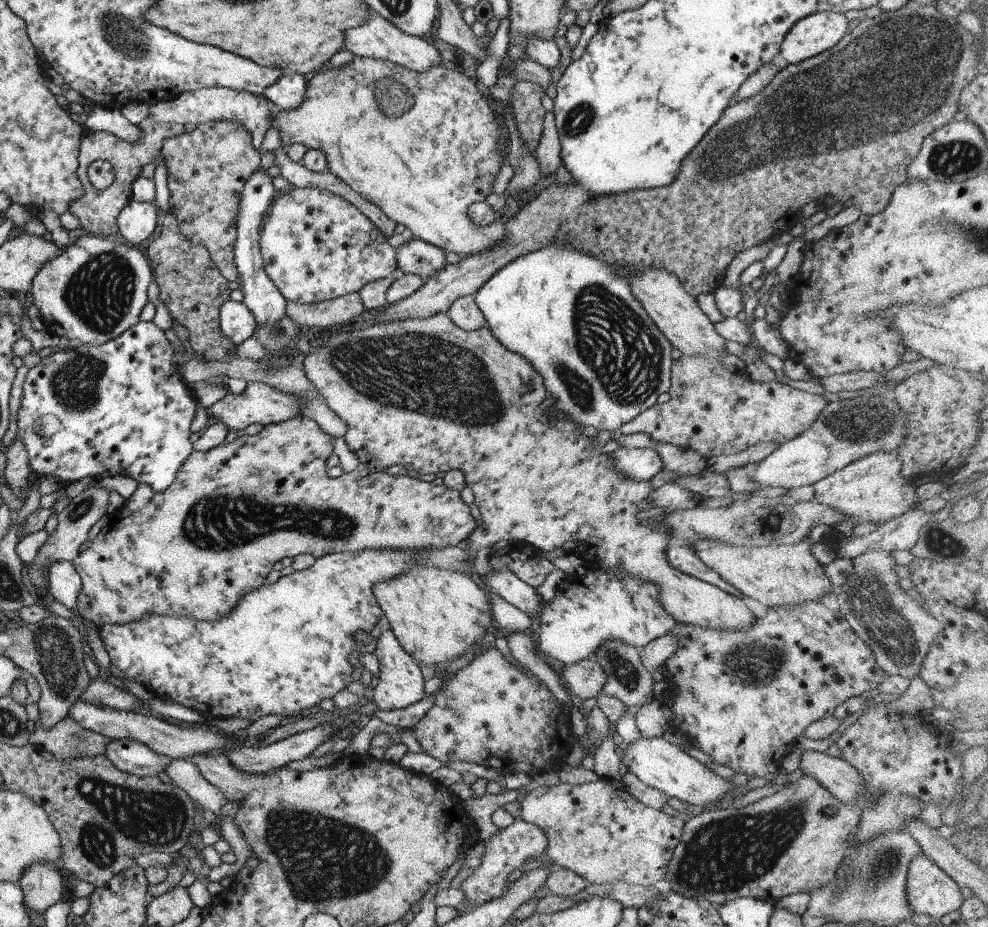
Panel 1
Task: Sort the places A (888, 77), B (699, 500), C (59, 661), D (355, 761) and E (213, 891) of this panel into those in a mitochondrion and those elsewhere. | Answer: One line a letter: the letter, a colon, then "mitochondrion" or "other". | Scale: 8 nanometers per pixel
A: mitochondrion
B: other
C: mitochondrion
D: other
E: other

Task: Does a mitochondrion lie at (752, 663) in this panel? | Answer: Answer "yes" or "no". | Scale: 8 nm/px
yes

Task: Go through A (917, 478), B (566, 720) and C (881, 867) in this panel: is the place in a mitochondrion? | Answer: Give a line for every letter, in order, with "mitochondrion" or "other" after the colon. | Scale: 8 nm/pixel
A: other
B: other
C: mitochondrion

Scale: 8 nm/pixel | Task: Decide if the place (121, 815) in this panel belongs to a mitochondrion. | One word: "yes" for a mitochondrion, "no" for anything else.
yes

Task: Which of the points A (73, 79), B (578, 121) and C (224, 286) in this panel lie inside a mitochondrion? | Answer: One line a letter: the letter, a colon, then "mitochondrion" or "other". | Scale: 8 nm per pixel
A: other
B: mitochondrion
C: other

